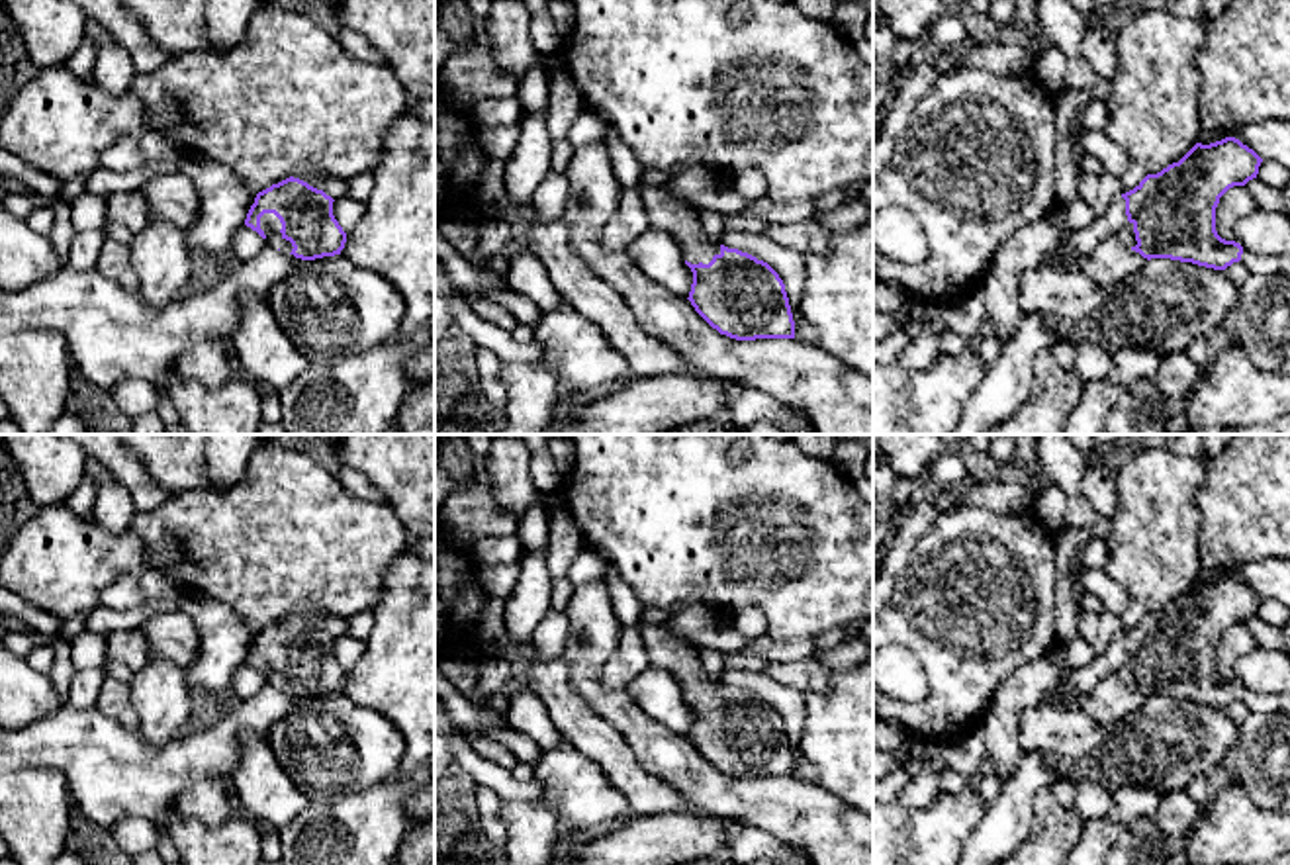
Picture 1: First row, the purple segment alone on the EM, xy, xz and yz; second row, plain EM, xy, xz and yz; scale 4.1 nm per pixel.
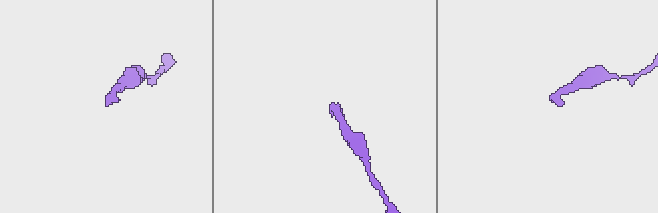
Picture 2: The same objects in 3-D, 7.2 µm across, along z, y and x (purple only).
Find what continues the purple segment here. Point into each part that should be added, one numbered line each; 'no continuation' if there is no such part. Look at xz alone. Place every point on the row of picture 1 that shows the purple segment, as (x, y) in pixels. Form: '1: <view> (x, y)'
1: xz (666, 212)

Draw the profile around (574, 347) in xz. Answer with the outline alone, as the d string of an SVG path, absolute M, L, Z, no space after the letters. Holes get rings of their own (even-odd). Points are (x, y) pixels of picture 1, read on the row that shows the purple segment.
M568 301L540 315L534 342L542 346L538 364L556 376L564 399L589 397L632 378L601 327Z

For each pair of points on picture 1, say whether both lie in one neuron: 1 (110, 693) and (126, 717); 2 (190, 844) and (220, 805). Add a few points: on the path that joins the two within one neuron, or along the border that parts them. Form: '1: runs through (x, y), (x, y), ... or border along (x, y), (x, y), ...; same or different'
1: runs through (114, 699), (124, 711); same
2: border along (171, 809), (208, 826), (222, 824), (233, 813); different

